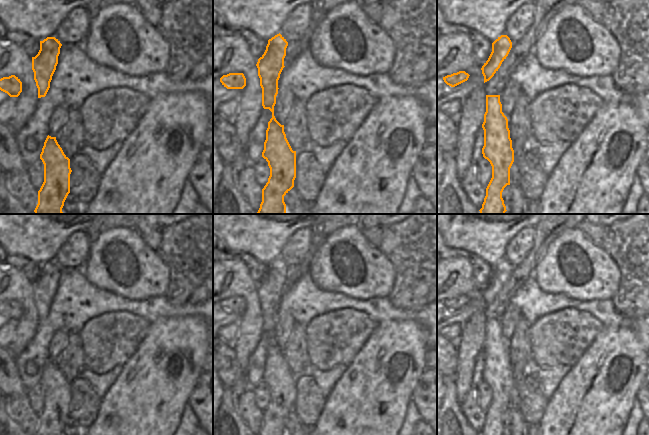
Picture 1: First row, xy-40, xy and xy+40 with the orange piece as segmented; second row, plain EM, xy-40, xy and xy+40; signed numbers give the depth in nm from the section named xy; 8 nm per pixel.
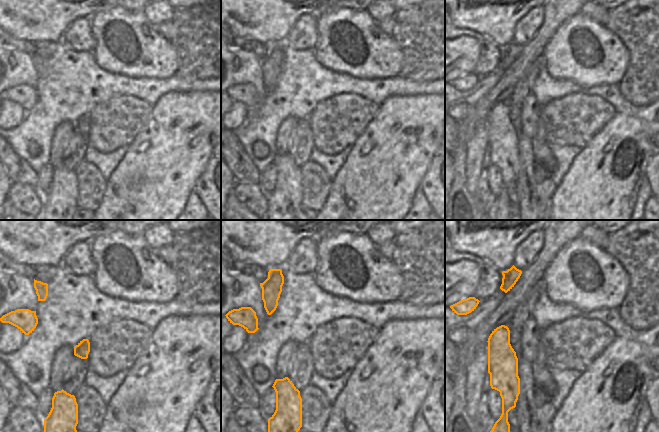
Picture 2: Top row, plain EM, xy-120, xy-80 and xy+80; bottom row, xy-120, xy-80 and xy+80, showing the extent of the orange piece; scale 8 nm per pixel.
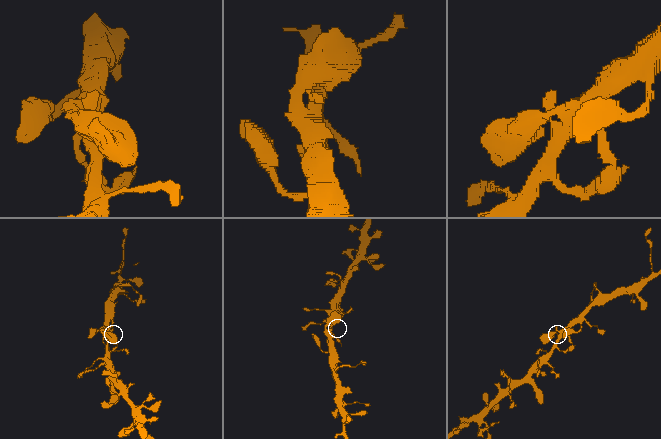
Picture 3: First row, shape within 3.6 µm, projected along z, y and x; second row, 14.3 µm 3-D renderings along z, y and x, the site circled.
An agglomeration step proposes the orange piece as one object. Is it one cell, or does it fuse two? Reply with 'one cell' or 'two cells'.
one cell

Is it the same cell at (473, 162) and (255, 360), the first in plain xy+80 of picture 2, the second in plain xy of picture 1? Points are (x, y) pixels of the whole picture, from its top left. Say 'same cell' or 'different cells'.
different cells

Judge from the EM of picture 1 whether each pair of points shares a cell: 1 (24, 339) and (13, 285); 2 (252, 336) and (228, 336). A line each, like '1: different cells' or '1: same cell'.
1: same cell
2: different cells

